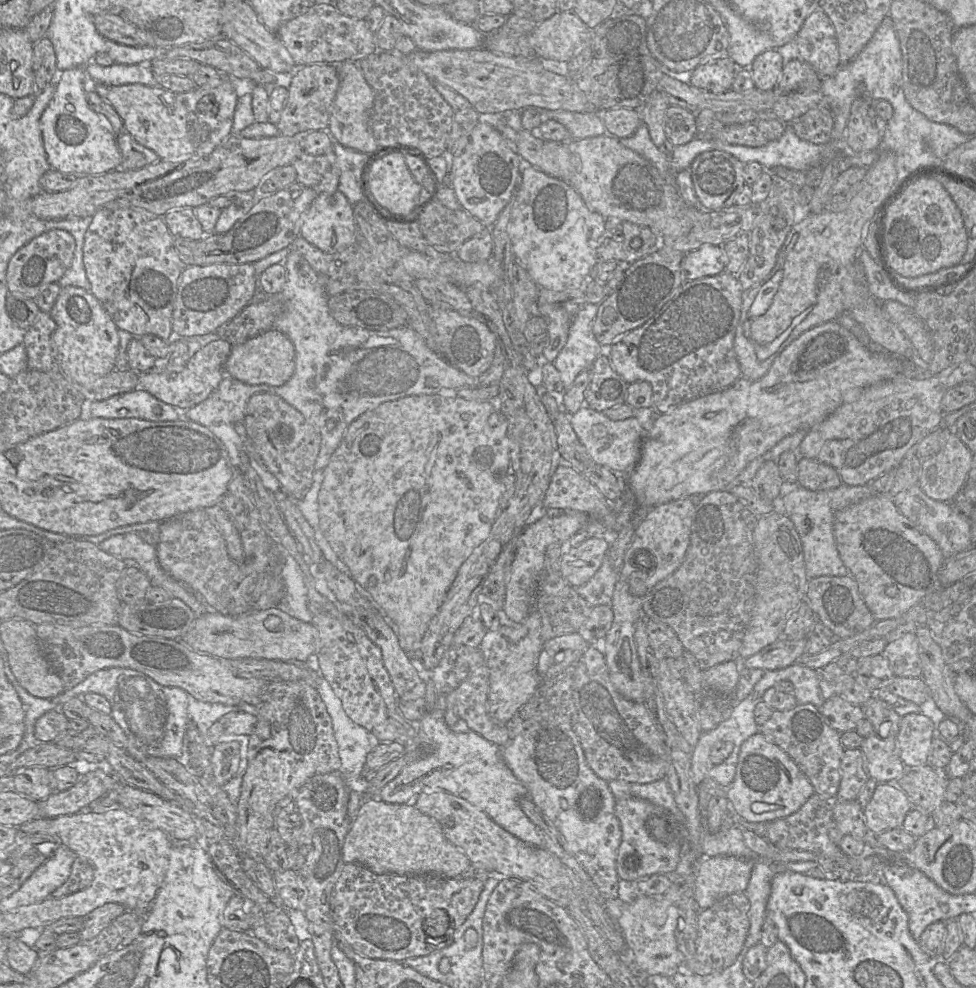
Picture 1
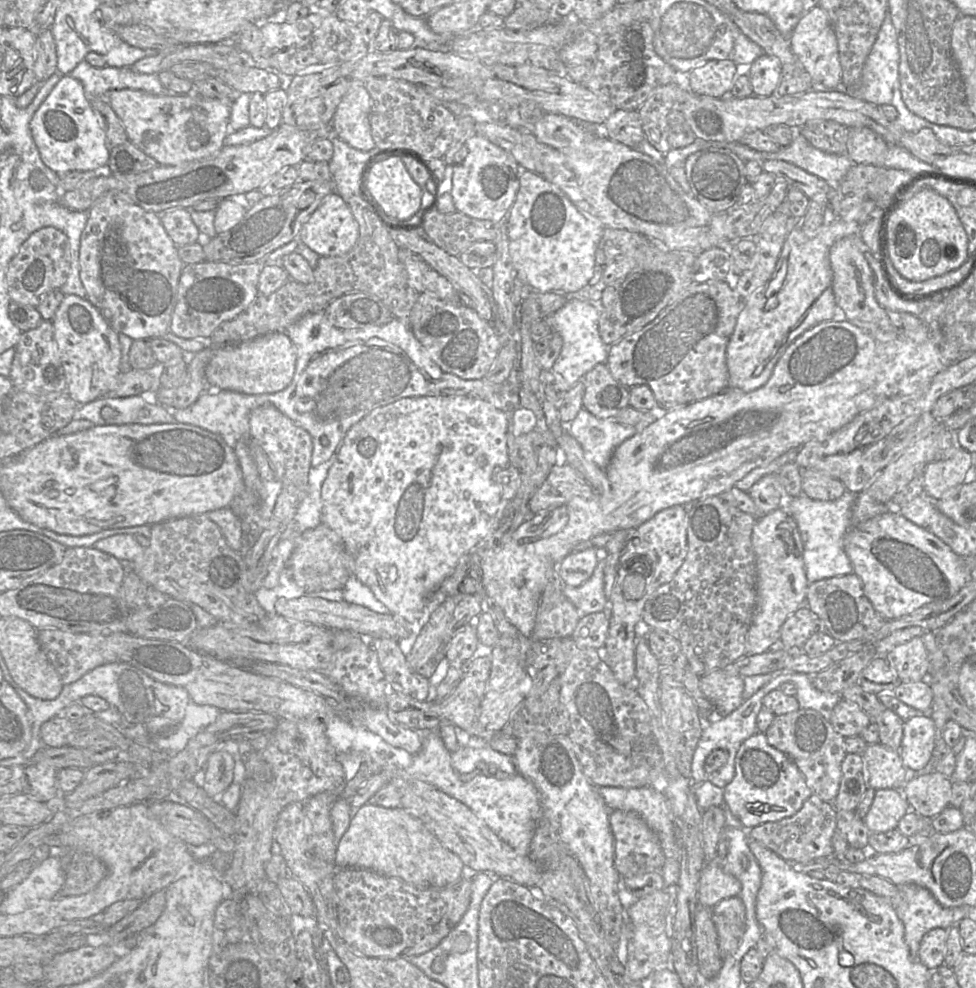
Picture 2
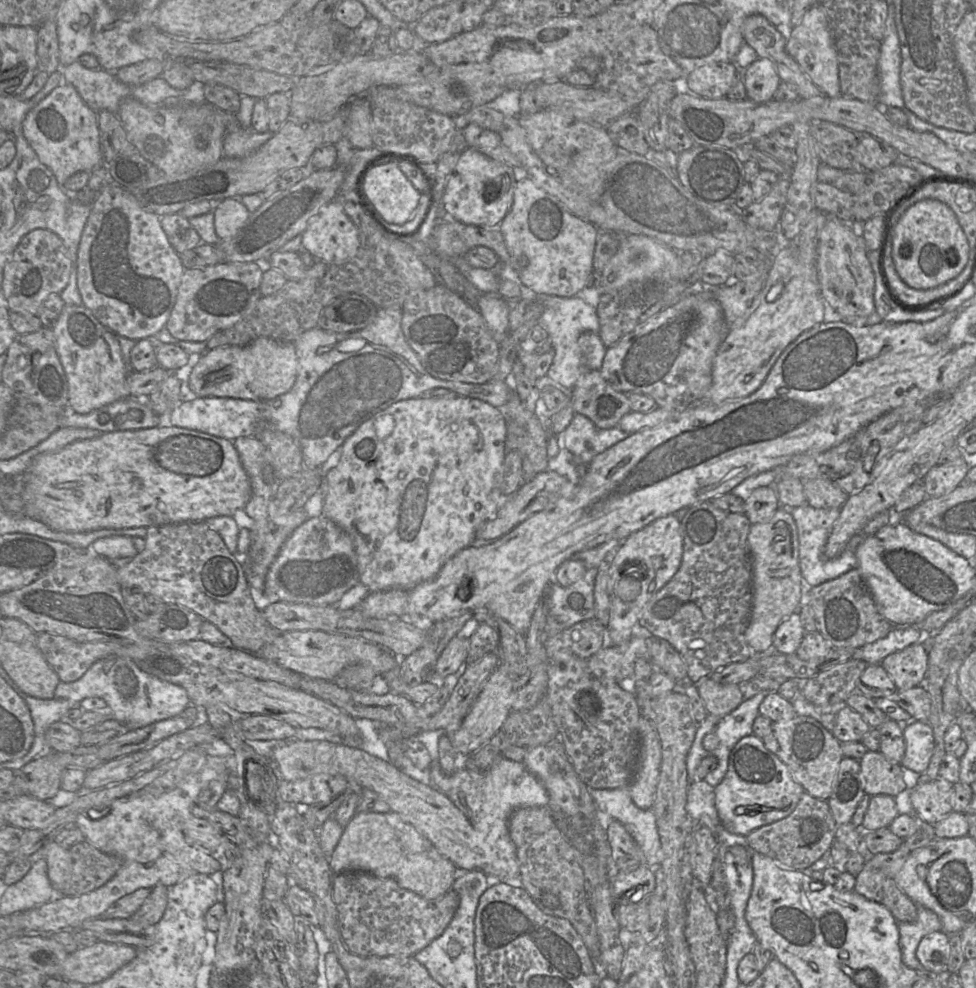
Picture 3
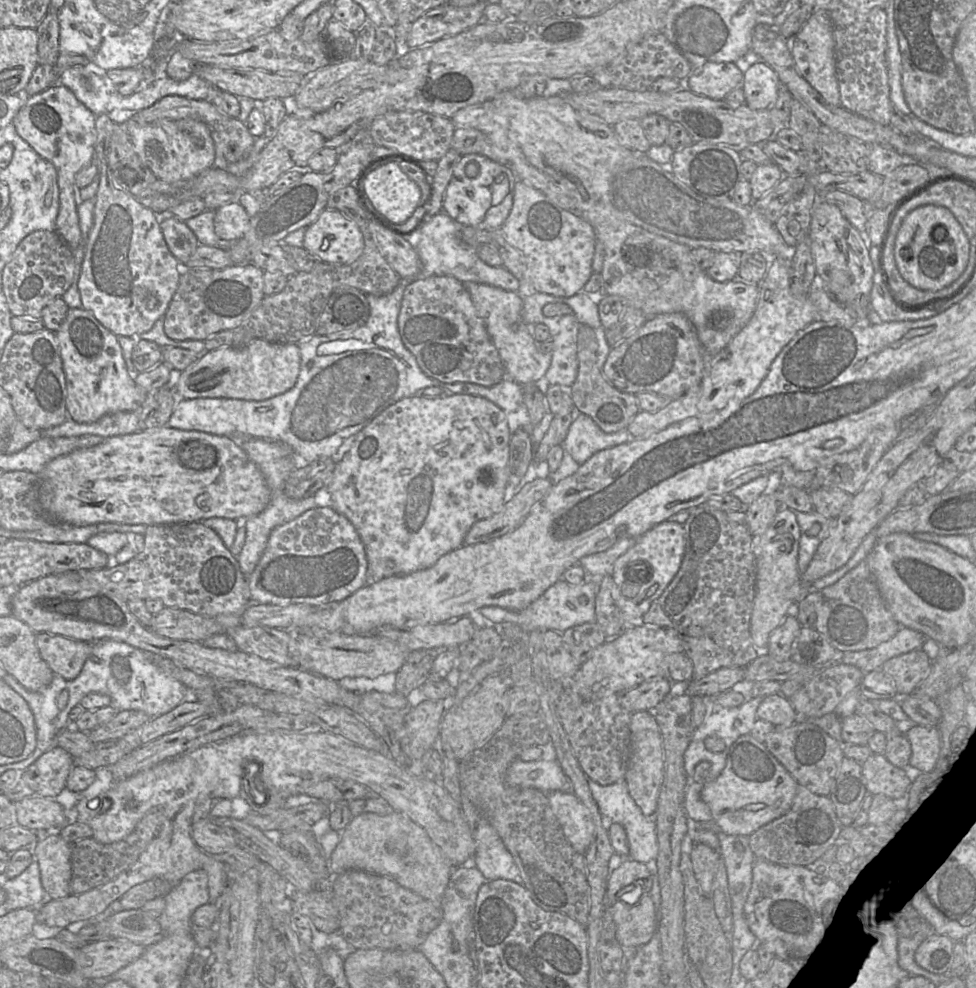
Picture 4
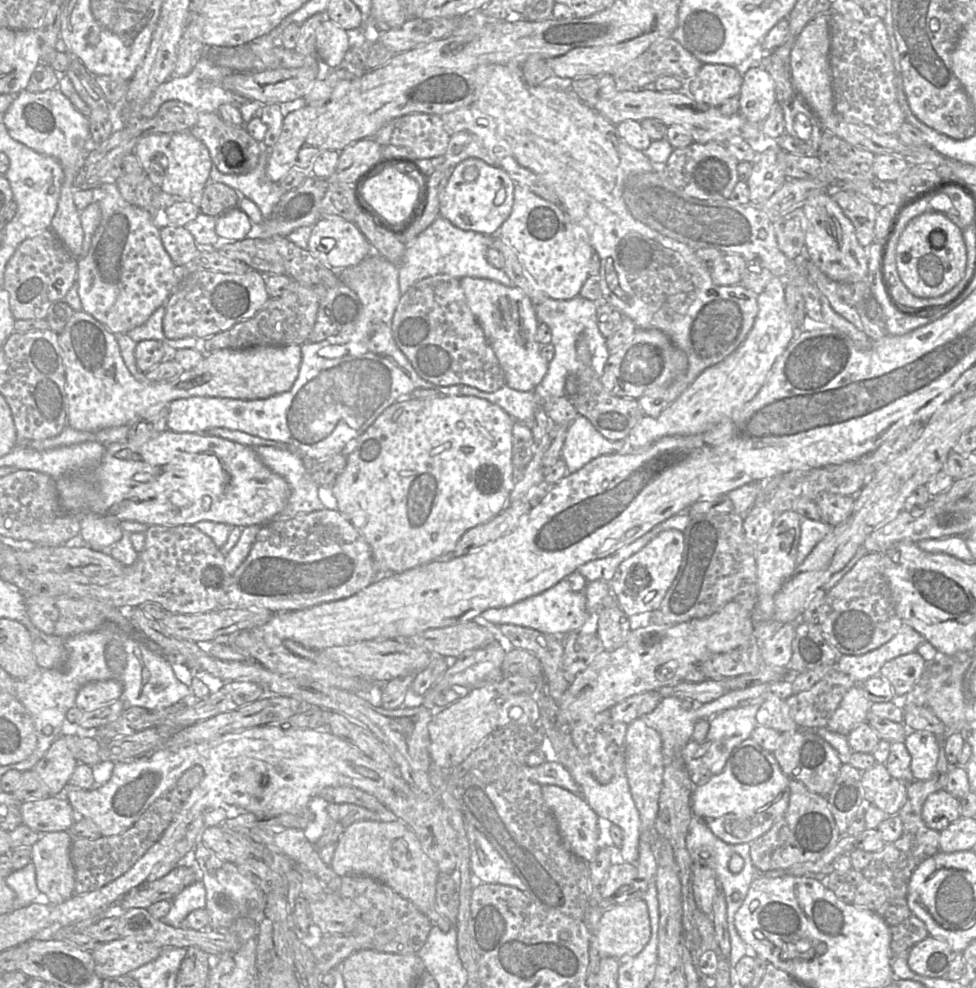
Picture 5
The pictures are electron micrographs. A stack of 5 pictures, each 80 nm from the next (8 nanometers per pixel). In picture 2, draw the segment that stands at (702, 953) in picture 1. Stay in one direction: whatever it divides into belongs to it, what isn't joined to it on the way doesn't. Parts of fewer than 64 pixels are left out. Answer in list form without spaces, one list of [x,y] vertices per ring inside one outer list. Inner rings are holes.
[[[739,896],[725,898],[711,908],[723,961],[734,953],[743,937],[746,924],[745,906]]]

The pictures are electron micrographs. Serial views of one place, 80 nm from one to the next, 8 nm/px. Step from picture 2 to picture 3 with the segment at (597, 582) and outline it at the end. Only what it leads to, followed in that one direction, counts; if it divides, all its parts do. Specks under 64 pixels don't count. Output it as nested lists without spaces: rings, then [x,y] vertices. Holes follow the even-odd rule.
[[[588,568],[584,576],[570,586],[552,582],[547,588],[547,613],[566,629],[595,618],[594,587],[597,568]]]

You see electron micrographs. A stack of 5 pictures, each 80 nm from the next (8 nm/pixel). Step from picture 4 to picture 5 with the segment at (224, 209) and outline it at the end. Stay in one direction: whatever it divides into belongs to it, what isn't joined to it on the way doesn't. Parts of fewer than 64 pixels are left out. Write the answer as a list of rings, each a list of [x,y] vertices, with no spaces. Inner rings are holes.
[[[238,206],[217,217],[215,231],[222,241],[239,241],[247,237],[260,237],[255,234],[255,225]]]

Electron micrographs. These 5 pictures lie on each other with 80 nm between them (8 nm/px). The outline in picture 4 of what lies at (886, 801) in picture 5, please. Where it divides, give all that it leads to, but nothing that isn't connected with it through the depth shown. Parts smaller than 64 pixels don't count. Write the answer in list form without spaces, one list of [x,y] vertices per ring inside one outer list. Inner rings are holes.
[[[874,753],[862,764],[862,774],[868,794],[885,795],[892,800],[904,797],[912,783],[903,769],[891,764],[885,755]]]

